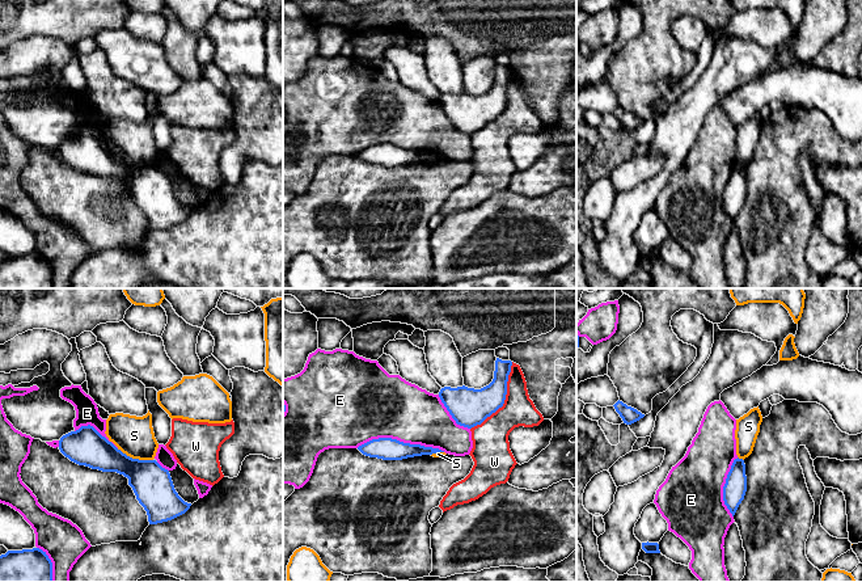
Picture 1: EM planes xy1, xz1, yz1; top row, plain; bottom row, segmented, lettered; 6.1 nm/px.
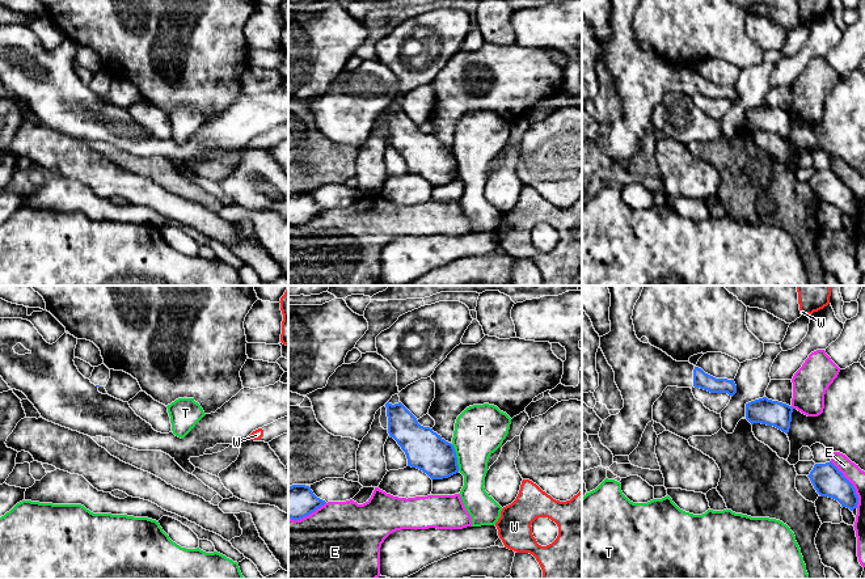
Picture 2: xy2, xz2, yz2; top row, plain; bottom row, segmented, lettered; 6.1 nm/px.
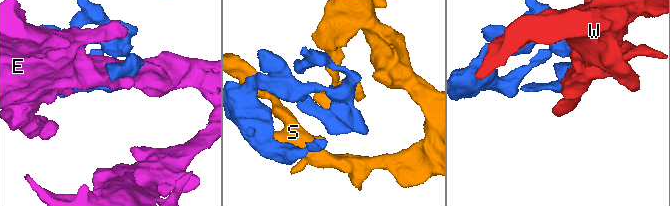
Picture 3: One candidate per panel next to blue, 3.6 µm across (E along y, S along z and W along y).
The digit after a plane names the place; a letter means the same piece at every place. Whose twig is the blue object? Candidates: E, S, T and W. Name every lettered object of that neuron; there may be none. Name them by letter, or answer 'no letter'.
no letter

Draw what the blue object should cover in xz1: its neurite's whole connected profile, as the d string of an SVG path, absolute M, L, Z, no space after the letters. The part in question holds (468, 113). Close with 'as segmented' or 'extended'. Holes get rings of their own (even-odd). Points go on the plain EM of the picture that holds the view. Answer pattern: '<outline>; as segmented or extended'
M497 64L493 88L481 94L444 93L439 104L457 131L472 135L503 113L511 67Z; as segmented

